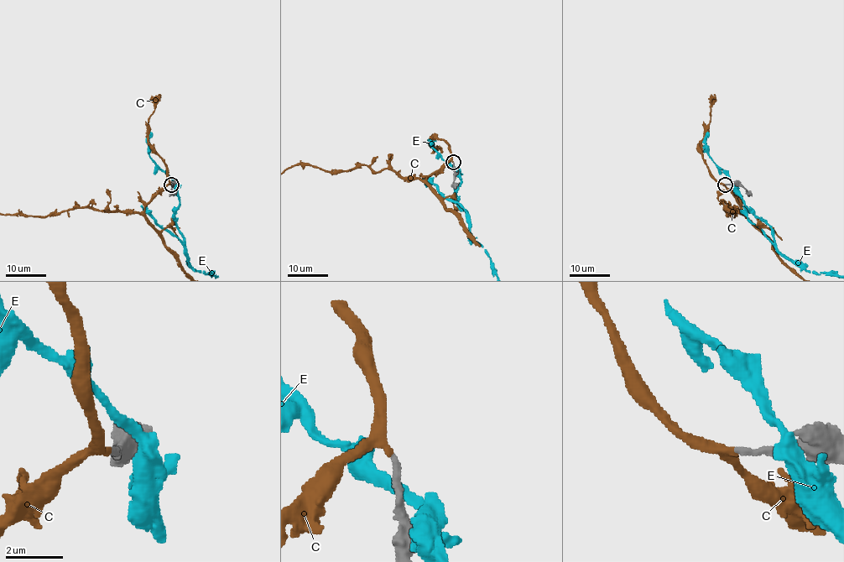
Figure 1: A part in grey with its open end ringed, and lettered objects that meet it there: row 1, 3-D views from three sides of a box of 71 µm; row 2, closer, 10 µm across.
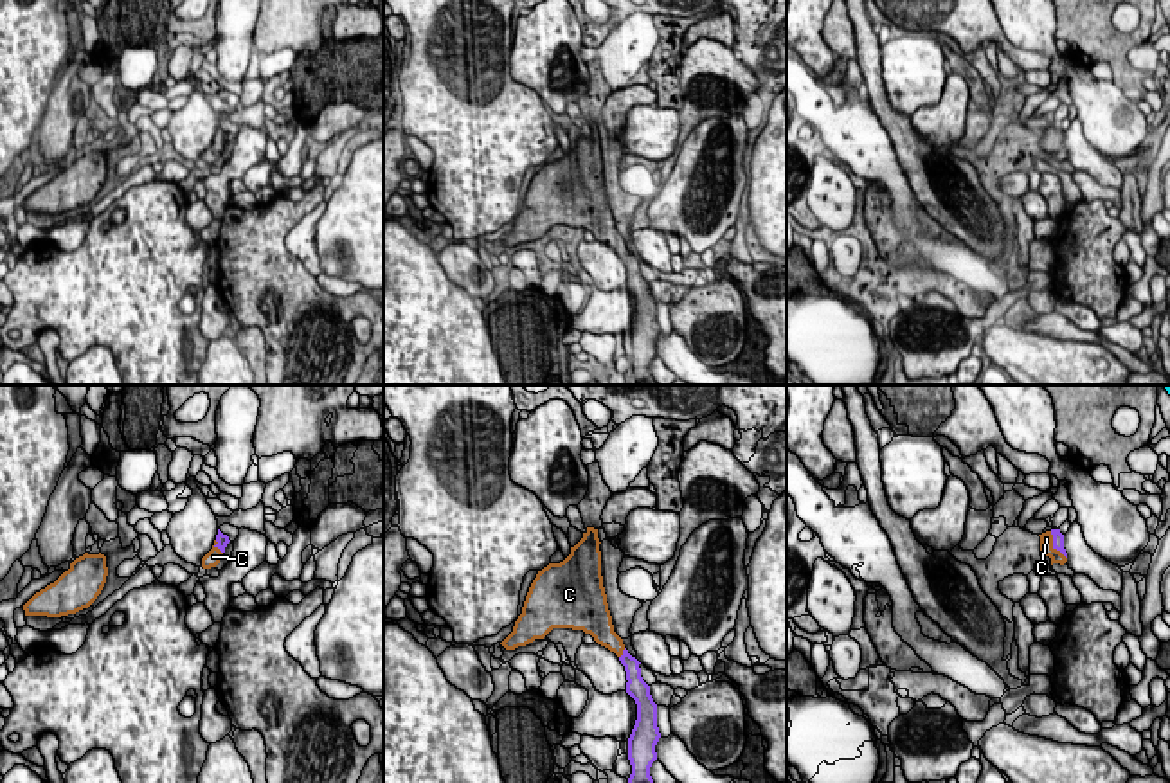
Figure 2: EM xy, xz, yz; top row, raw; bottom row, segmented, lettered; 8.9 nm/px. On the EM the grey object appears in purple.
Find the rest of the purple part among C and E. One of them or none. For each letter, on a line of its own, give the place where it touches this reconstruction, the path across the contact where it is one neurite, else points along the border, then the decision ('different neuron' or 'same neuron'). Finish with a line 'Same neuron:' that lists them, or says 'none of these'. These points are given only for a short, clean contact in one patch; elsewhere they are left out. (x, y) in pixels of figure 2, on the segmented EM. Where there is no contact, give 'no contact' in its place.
C: contact yz (1053, 546); way yz (1057, 537), (1053, 546), (1046, 539); same neuron
E: no contact; different neuron
Same neuron: C

